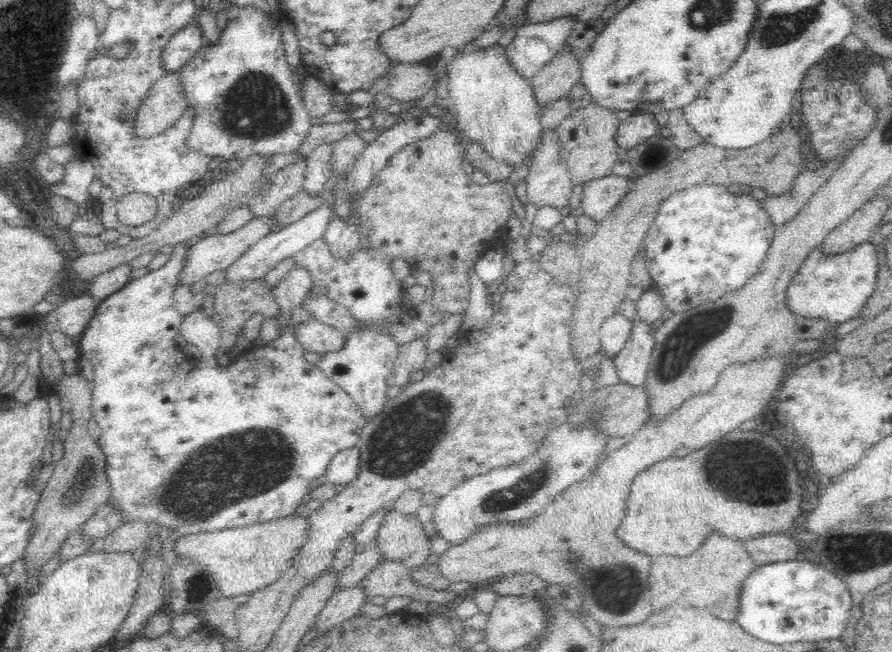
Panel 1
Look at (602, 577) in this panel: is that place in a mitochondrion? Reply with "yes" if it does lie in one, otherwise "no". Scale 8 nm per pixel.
no

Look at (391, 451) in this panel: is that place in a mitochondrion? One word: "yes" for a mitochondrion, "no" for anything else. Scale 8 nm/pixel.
yes

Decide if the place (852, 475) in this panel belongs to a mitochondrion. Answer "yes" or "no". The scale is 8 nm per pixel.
no

